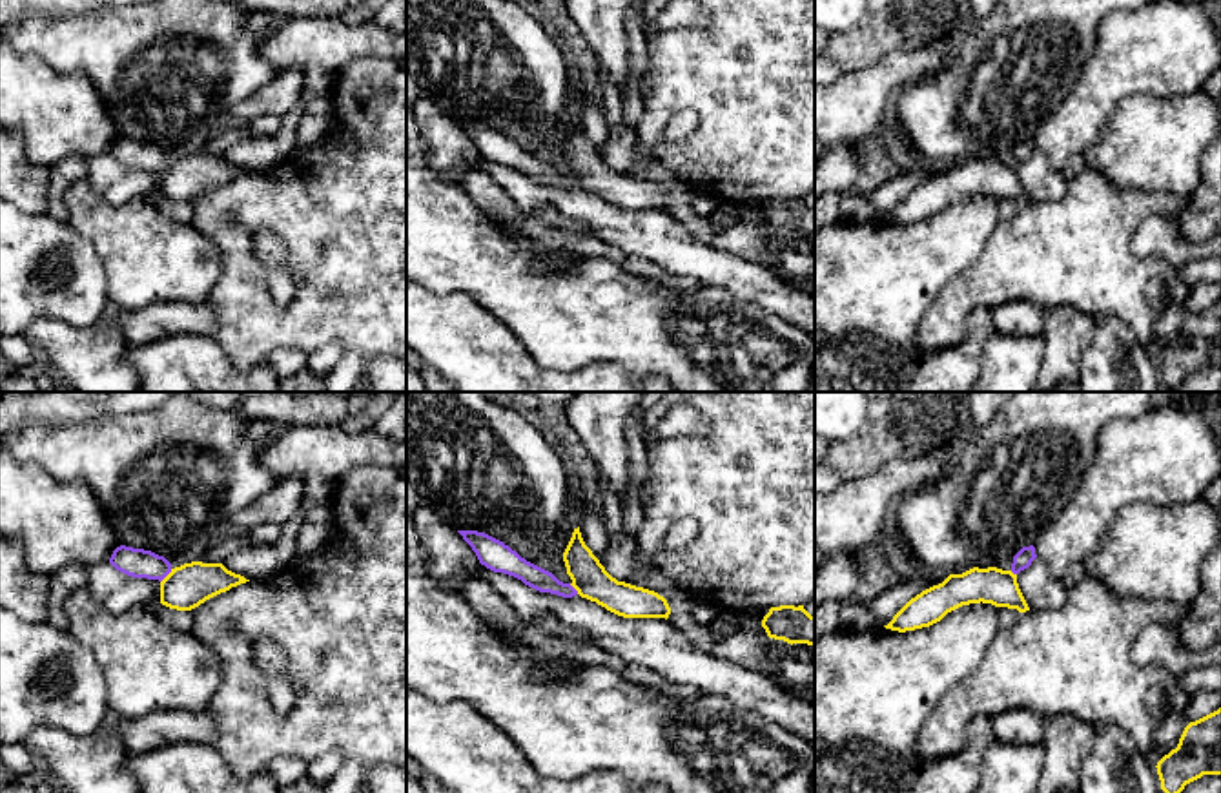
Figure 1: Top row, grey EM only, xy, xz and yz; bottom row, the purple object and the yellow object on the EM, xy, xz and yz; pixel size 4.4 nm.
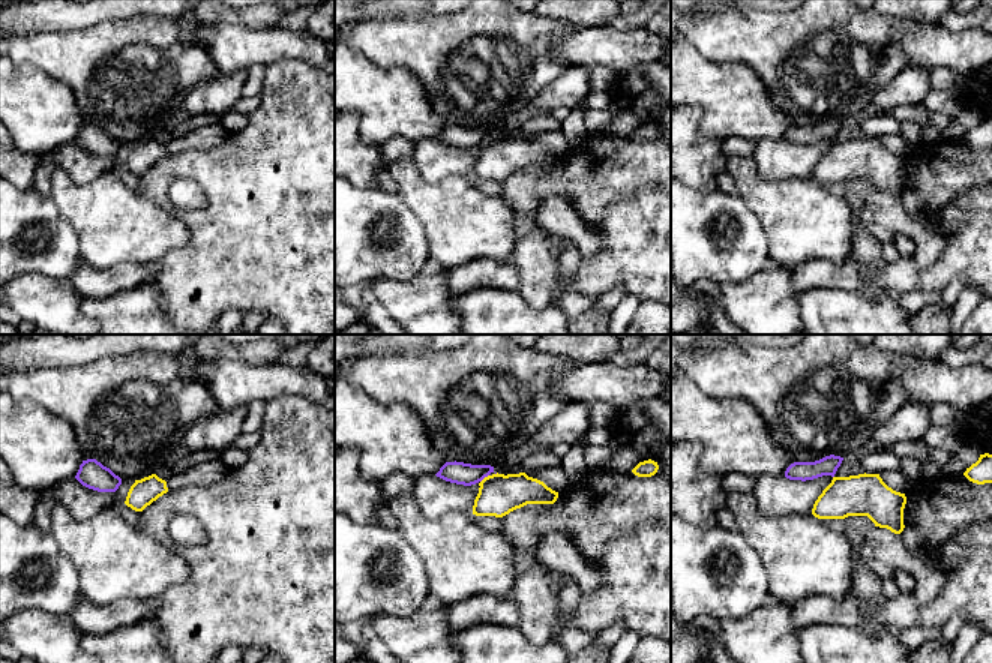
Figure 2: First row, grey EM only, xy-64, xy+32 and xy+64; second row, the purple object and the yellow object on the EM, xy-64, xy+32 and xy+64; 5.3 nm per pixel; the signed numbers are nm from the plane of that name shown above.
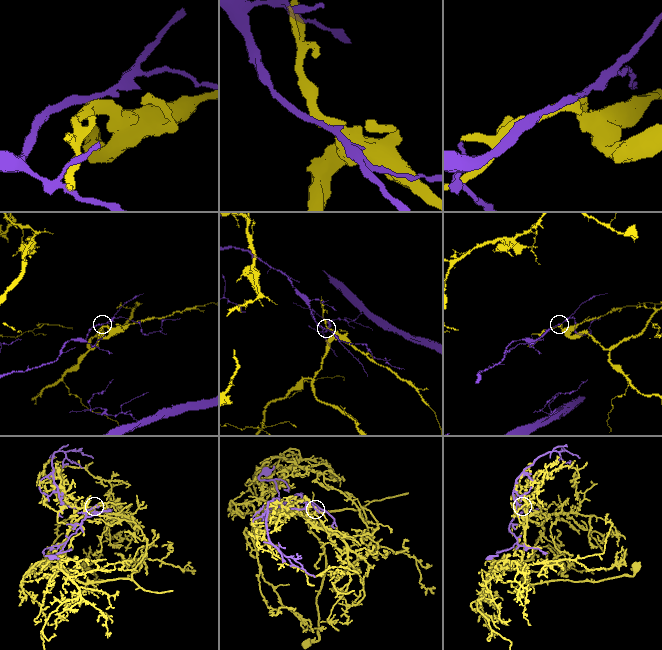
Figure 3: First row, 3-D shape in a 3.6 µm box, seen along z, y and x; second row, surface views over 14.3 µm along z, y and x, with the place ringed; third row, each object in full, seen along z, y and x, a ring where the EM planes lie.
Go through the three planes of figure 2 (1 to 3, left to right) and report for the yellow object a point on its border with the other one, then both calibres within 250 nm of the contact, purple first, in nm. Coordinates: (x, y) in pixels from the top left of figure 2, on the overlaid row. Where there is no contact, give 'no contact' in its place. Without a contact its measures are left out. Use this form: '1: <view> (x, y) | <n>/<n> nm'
1: no contact
2: xy+32 (483, 477) | 120/220 nm
3: no contact

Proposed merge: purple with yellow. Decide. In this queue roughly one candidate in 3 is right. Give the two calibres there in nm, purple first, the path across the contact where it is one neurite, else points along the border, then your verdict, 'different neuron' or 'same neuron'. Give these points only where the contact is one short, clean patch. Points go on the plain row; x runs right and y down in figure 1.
130 nm thick on the purple side, 190 nm on the other; border along xy (172, 161), (161, 174); different neuron

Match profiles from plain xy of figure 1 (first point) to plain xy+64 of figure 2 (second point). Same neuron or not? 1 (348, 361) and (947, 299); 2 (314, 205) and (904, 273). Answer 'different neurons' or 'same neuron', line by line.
1: different neurons
2: different neurons

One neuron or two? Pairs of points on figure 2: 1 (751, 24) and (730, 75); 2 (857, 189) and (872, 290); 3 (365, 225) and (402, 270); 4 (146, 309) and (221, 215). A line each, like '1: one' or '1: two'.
1: two
2: one
3: one
4: two

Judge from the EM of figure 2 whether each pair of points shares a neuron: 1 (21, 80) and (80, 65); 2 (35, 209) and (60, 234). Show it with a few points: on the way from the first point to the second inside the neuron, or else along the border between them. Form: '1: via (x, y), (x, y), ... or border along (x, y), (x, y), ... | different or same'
1: border along (15, 63), (36, 65), (62, 81), (74, 95) | different
2: via (42, 216), (48, 218), (53, 227) | same

